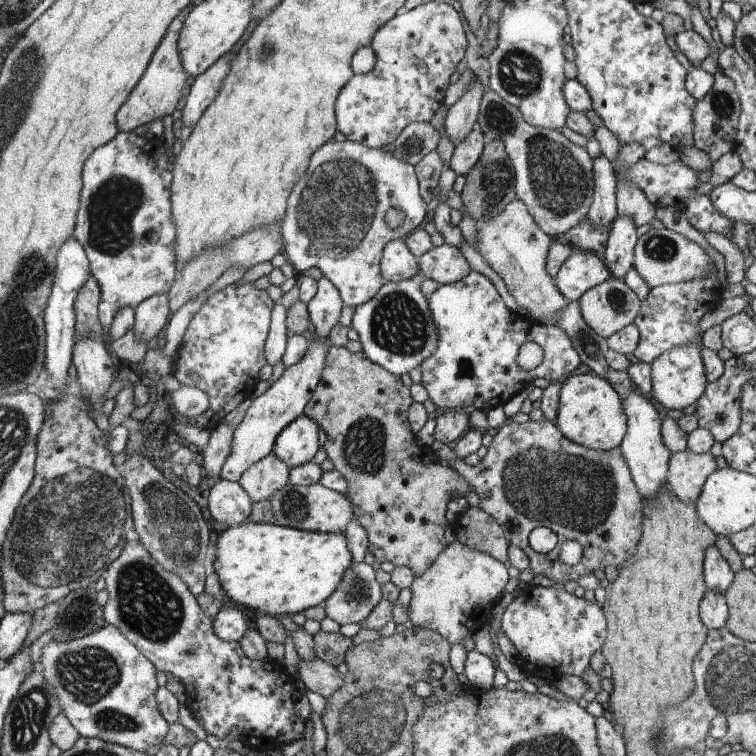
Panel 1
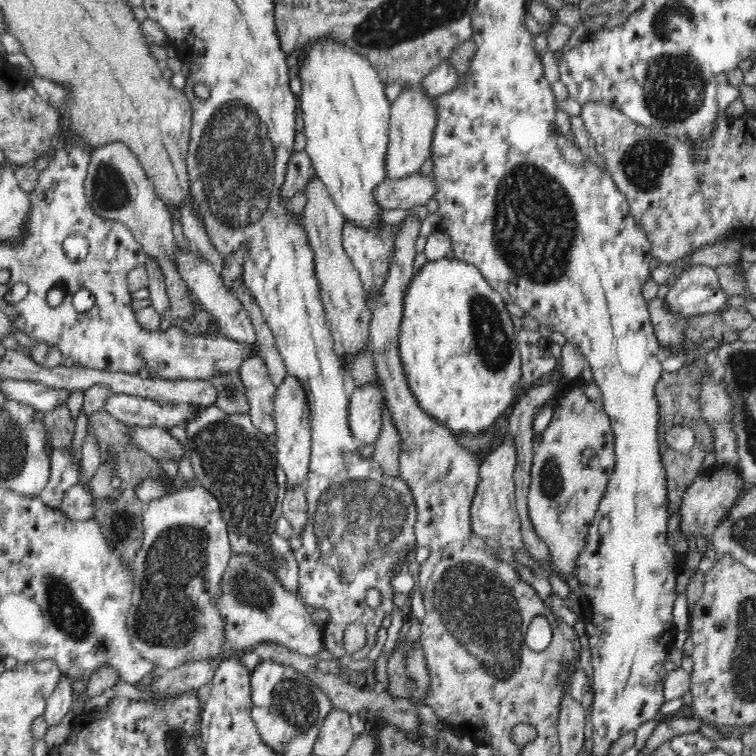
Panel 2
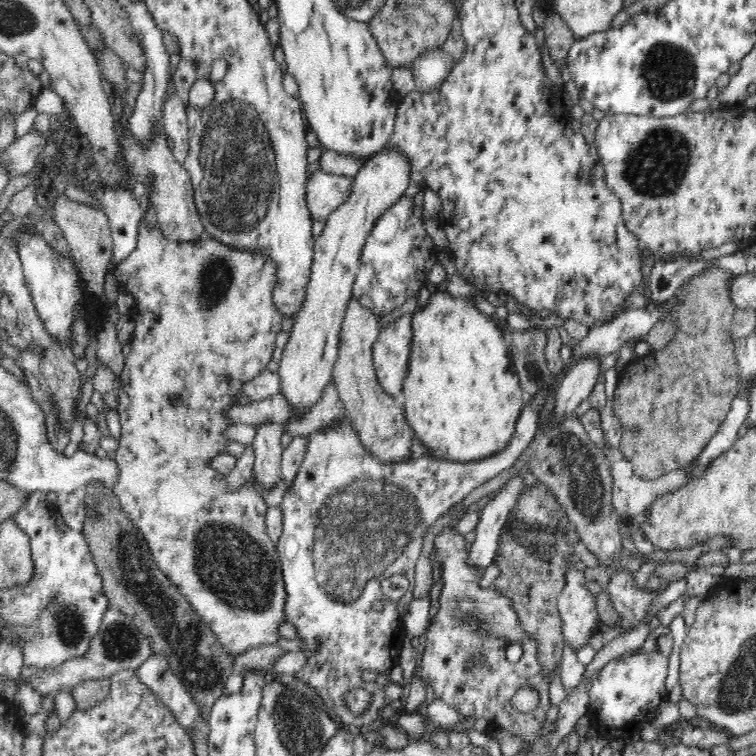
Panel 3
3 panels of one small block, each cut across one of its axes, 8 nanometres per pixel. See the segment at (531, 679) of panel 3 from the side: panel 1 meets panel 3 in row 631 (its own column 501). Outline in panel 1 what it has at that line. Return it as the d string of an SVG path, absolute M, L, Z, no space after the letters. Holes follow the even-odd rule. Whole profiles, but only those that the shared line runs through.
M544 419L542 421L528 420L524 423L517 423L514 421L506 422L496 433L497 434L493 436L491 444L488 446L486 455L477 465L469 465L464 460L458 460L458 458L456 458L456 452L454 452L454 450L452 450L452 448L448 445L444 446L442 442L433 442L431 448L436 450L436 454L440 456L442 461L450 464L452 468L456 469L460 474L462 474L462 476L464 476L464 478L466 478L466 482L470 484L471 488L474 488L474 491L480 498L478 507L485 509L490 516L494 517L494 520L498 521L498 524L502 525L502 528L505 531L505 536L510 539L510 544L512 546L518 546L518 548L521 548L524 551L524 554L526 554L529 558L529 568L532 570L534 576L542 575L554 580L555 582L563 583L570 580L578 580L578 578L586 574L594 574L594 570L598 568L605 568L609 565L617 566L619 569L620 564L624 564L624 560L626 560L628 556L632 556L632 550L638 548L636 544L638 544L638 541L642 538L642 509L644 507L644 498L638 492L637 486L634 484L634 480L632 480L630 469L628 468L628 464L626 464L626 460L620 450L620 447L614 448L614 450L610 450L608 452L587 449L585 446L571 441L569 437L567 437L565 433L557 427L556 423L553 423L548 419ZM538 526L550 527L557 534L558 544L552 550L551 554L540 554L539 552L532 550L532 547L530 546L528 540L530 532ZM566 540L576 540L576 542L582 546L582 554L584 554L584 556L582 556L582 560L580 560L578 564L574 564L574 566L562 564L562 562L558 560L560 544L564 544Z

